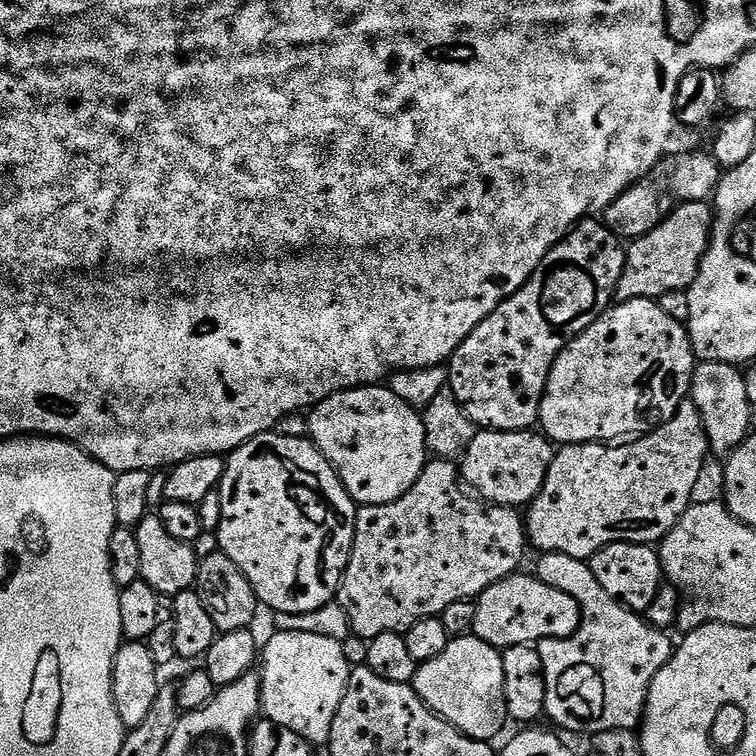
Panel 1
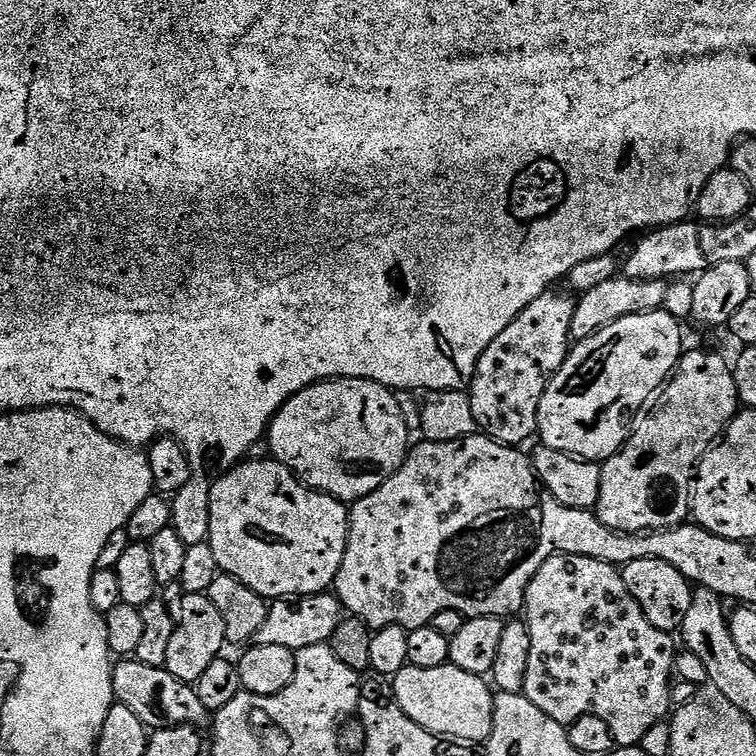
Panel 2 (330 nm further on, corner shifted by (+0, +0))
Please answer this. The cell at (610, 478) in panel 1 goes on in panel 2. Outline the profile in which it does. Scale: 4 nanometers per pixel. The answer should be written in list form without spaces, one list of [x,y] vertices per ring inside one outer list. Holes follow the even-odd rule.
[[[688,350],[681,355],[674,375],[659,393],[658,399],[639,417],[638,423],[631,429],[628,443],[609,460],[603,461],[604,477],[600,487],[598,508],[603,519],[611,527],[637,534],[661,532],[663,528],[676,528],[689,519],[694,473],[699,462],[709,448],[723,437],[728,423],[742,408],[732,369],[733,365],[729,361],[727,364],[716,352]]]

